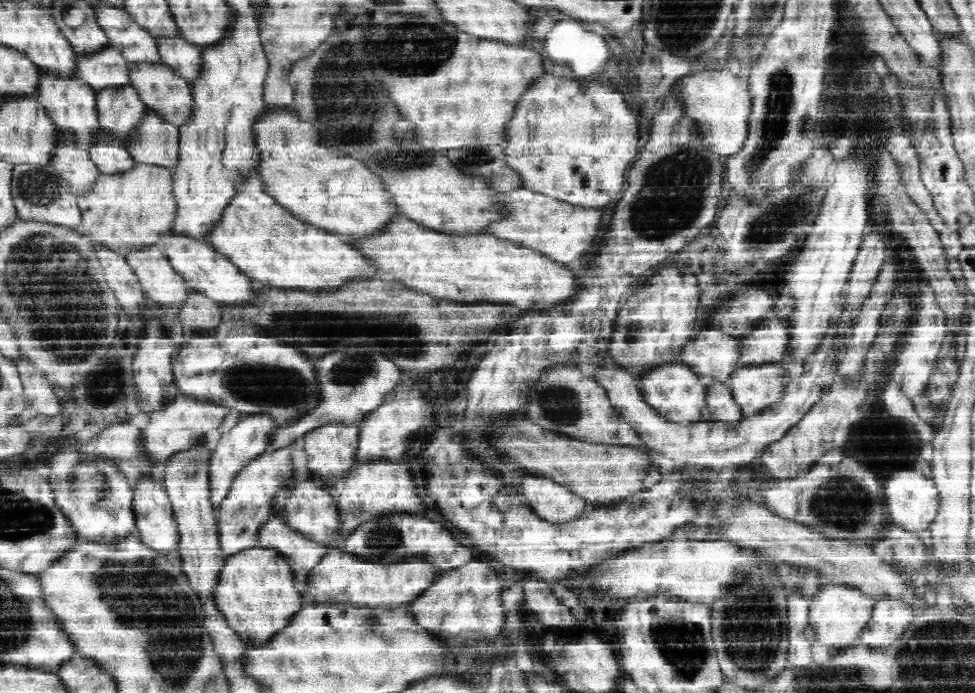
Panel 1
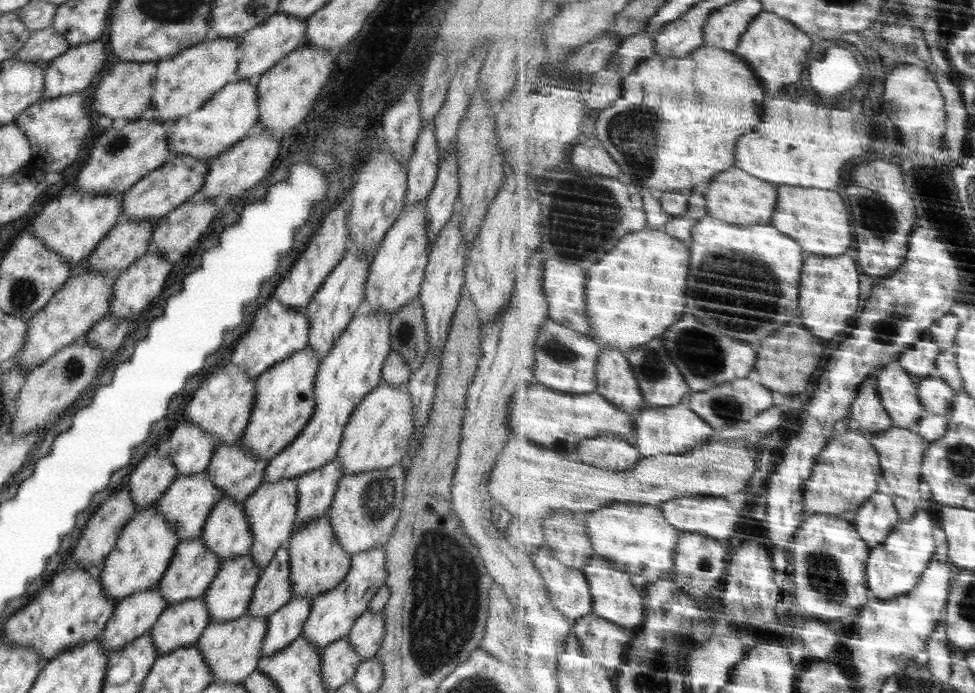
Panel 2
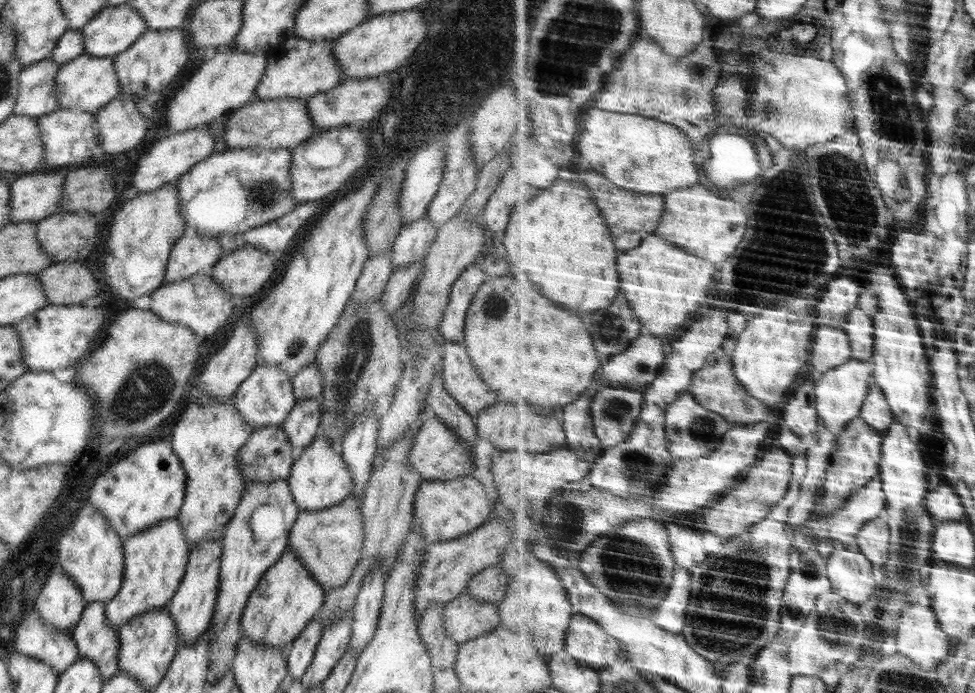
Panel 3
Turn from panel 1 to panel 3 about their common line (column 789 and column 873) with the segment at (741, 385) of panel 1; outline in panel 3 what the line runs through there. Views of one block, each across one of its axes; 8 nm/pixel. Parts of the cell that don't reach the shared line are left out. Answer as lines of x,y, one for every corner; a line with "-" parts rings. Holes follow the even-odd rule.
852,360
834,371
818,375
815,388
822,426
830,427
840,436
854,419
861,416
863,406
869,399
870,386
874,382
875,368
876,366
870,361

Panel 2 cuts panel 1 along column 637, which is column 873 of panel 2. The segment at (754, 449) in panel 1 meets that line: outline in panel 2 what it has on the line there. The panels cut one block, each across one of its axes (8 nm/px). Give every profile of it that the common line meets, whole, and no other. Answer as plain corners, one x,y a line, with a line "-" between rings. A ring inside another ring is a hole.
878,374
869,377
858,393
851,410
852,425
872,437
873,434
892,428
892,415
884,407
878,391

